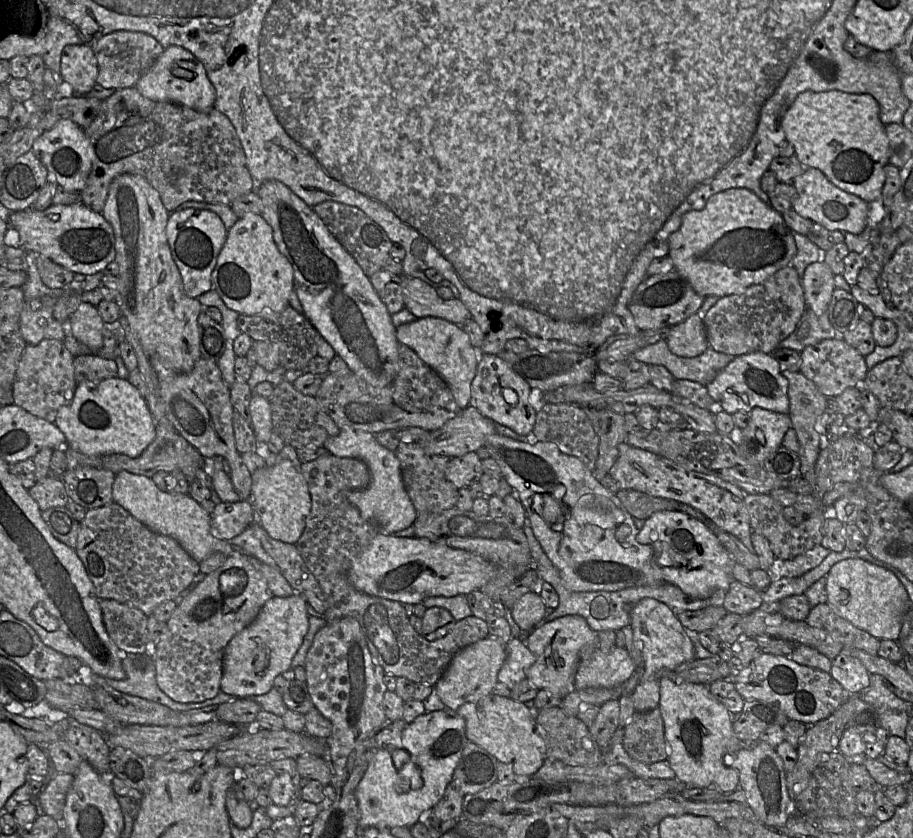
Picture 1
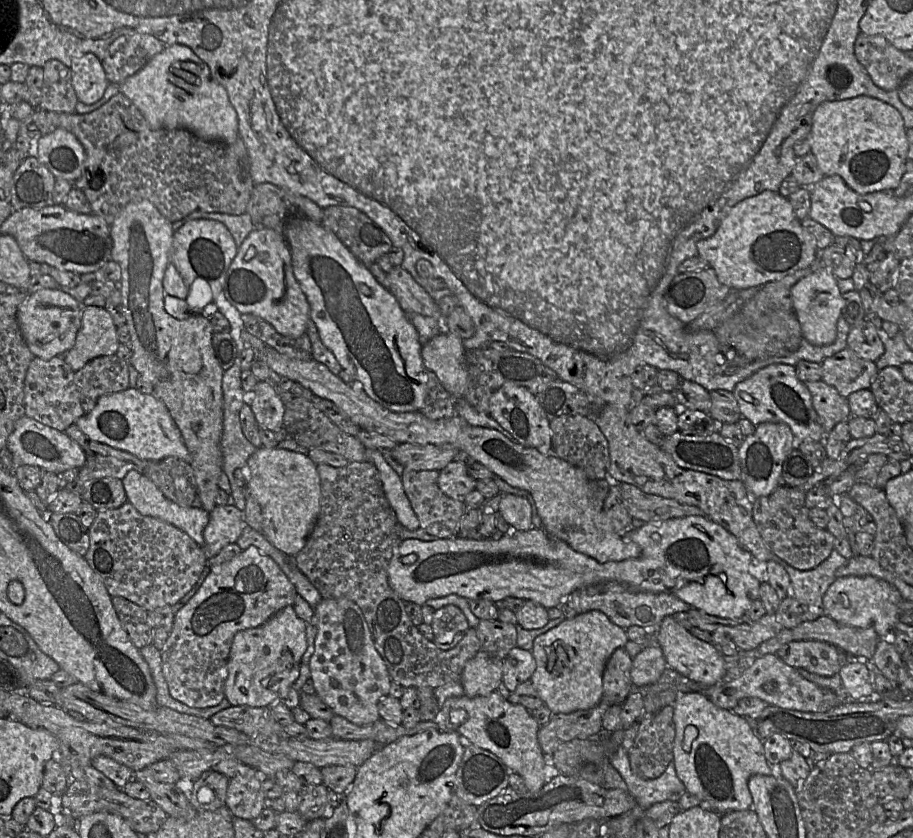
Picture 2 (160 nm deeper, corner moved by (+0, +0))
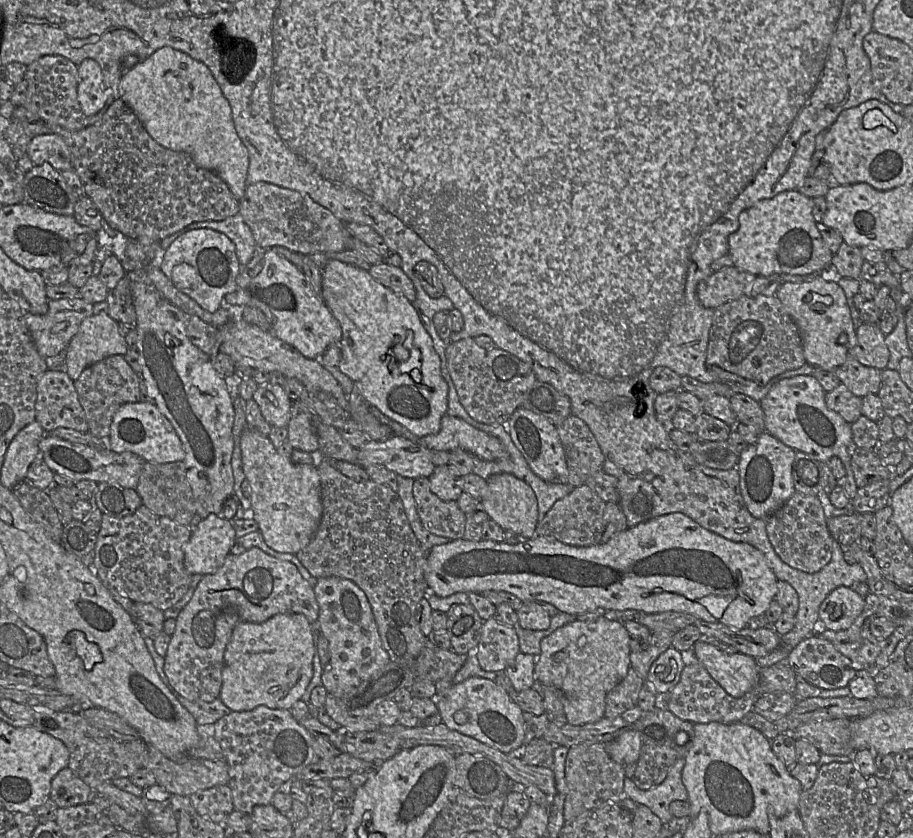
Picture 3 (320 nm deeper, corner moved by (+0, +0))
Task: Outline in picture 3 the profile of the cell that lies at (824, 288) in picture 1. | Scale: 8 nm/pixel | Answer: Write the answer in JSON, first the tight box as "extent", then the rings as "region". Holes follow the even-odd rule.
{"extent":[775,269,857,371],"region":[[[829,269],[828,272],[820,272],[820,274],[813,275],[811,279],[803,282],[782,283],[775,295],[781,301],[798,327],[802,340],[804,357],[808,364],[824,370],[835,371],[836,368],[846,362],[849,357],[849,349],[857,342],[856,327],[851,318],[845,293],[837,283],[837,279],[832,275],[832,269]],[[841,333],[846,333],[848,335],[848,343],[845,345],[841,345],[837,342],[837,338]]]}

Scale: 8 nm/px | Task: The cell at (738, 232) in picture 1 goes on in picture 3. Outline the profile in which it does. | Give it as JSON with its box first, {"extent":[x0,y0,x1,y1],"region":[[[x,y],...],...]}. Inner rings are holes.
{"extent":[728,190,833,276],"region":[[[798,190],[778,193],[742,211],[738,229],[728,237],[728,255],[735,267],[755,276],[813,276],[828,272],[833,257],[812,215],[812,199]]]}

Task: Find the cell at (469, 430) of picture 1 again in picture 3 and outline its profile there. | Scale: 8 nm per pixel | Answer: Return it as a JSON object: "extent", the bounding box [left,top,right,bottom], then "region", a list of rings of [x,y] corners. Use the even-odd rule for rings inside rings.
{"extent":[358,435,436,478],"region":[[[393,435],[385,441],[367,441],[359,448],[358,465],[382,465],[399,476],[429,478],[436,467],[432,461],[434,452]]]}

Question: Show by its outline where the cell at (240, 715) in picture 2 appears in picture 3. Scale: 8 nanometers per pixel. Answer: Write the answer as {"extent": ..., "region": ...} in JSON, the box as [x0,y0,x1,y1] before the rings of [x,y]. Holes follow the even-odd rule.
{"extent":[209,705,319,814],"region":[[[259,705],[252,710],[231,711],[218,719],[209,728],[209,732],[220,744],[224,760],[228,764],[227,785],[231,790],[234,809],[247,814],[250,814],[257,805],[270,804],[274,794],[284,782],[319,759],[313,749],[314,736],[287,709],[271,709]]]}

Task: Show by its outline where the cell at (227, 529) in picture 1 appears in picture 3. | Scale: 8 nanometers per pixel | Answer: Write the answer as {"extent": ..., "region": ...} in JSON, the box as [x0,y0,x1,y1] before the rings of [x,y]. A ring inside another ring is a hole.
{"extent":[184,513,237,574],"region":[[[211,513],[193,529],[184,547],[184,564],[190,574],[216,572],[237,542],[232,520]]]}

